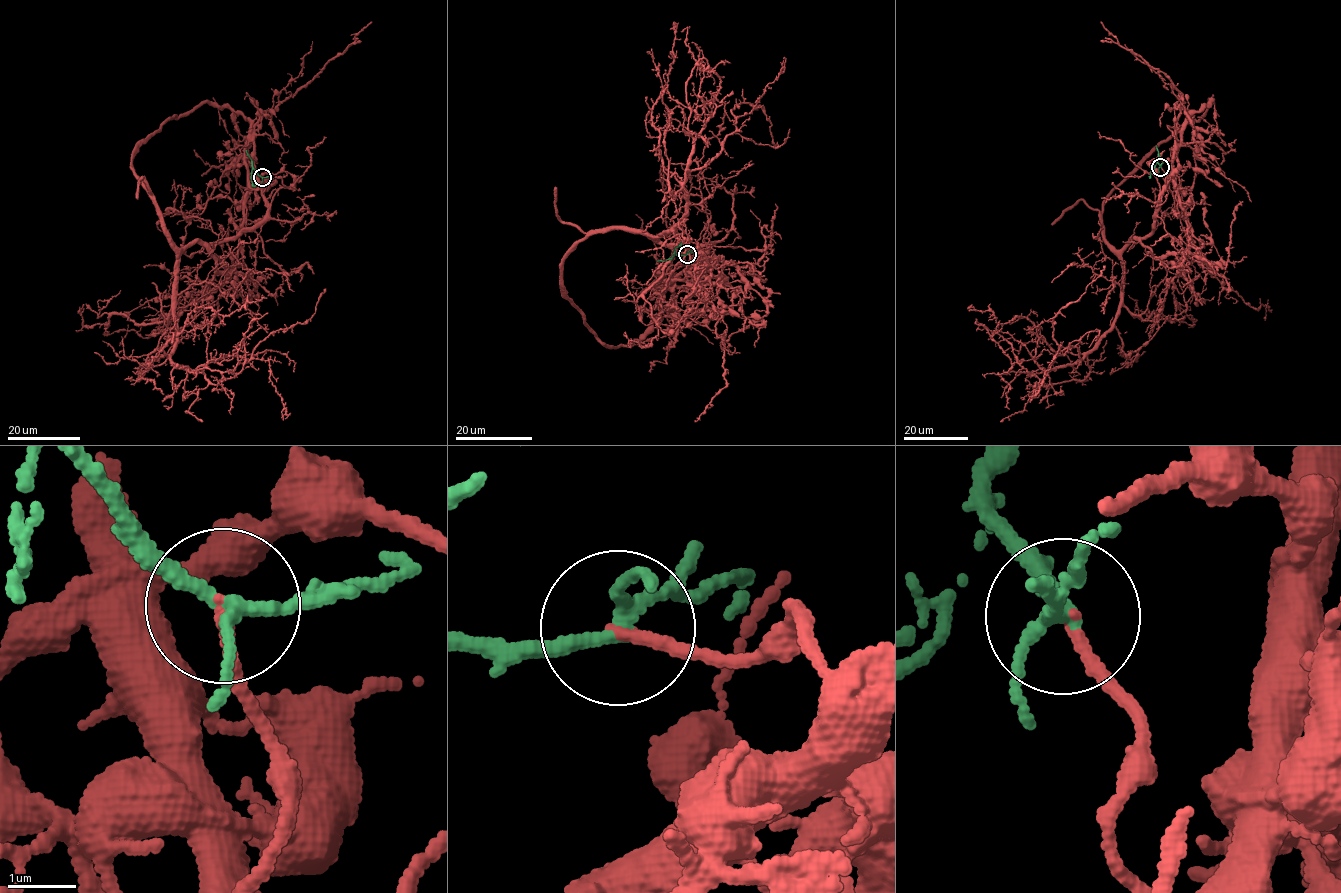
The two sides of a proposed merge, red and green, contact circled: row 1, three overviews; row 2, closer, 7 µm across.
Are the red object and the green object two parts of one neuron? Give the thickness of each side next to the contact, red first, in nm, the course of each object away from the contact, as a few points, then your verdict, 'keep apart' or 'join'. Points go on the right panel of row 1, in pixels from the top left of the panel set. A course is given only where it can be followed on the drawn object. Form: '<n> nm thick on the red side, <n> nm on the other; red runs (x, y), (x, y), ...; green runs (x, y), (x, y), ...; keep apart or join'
150 nm thick on the red side, 180 nm on the other; red runs (1160, 167), (1152, 231), (1123, 251), (1114, 326), (1080, 363), (1053, 338), (1053, 317), (1104, 265); green runs (1160, 167), (1157, 162), (1148, 176); join

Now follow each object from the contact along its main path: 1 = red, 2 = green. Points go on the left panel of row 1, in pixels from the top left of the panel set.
1: (262, 177), (262, 221), (180, 255), (171, 361), (193, 370), (248, 361), (271, 333), (305, 324), (325, 288)
2: (262, 177), (253, 170), (251, 171), (252, 183), (256, 184)

